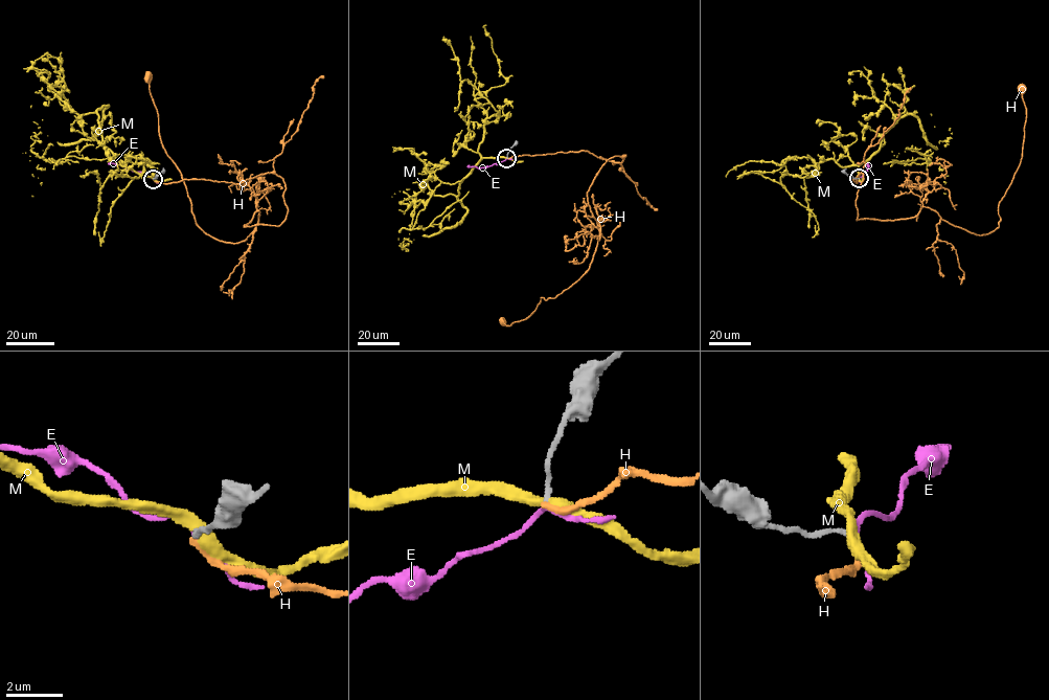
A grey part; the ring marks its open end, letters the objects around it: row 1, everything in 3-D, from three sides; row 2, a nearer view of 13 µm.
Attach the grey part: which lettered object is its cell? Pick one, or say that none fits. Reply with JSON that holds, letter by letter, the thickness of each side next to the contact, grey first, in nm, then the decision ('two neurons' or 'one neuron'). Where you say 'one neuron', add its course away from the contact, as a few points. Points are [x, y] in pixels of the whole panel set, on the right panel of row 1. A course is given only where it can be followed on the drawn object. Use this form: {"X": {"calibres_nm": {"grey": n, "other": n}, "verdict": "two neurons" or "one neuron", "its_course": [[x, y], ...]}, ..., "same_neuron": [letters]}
{"E": {"calibres_nm": {"grey": 160, "other": 170}, "verdict": "one neuron", "its_course": [[859, 178], [868, 170], [866, 164]]}, "H": {"calibres_nm": {"grey": 160, "other": 190}, "verdict": "two neurons"}, "M": {"calibres_nm": {"grey": 160, "other": 420}, "verdict": "two neurons"}, "same_neuron": ["E"]}

